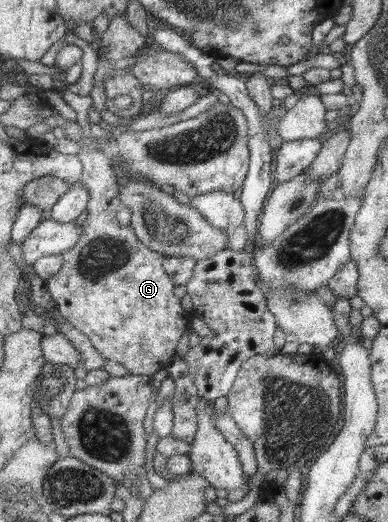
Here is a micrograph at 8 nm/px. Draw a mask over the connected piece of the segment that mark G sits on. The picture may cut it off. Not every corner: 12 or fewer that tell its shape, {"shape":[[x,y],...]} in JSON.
{"shape":[[82,147],[83,232],[45,281],[60,315],[102,357],[152,376],[191,316],[165,256],[121,209],[116,166]]}

